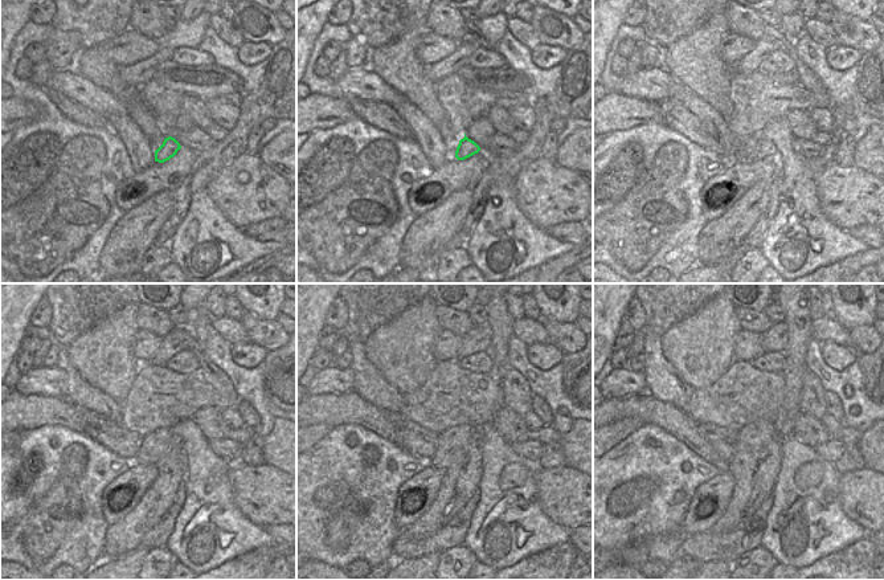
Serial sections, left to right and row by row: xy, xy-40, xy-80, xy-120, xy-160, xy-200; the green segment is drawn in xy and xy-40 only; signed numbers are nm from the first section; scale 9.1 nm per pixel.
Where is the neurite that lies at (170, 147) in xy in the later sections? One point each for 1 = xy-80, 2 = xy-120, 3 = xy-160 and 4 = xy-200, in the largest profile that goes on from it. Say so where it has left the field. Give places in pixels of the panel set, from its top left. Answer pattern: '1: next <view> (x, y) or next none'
1: next xy-80 (765, 148)
2: next xy-120 (176, 442)
3: next xy-160 (477, 431)
4: next xy-200 (797, 310)

